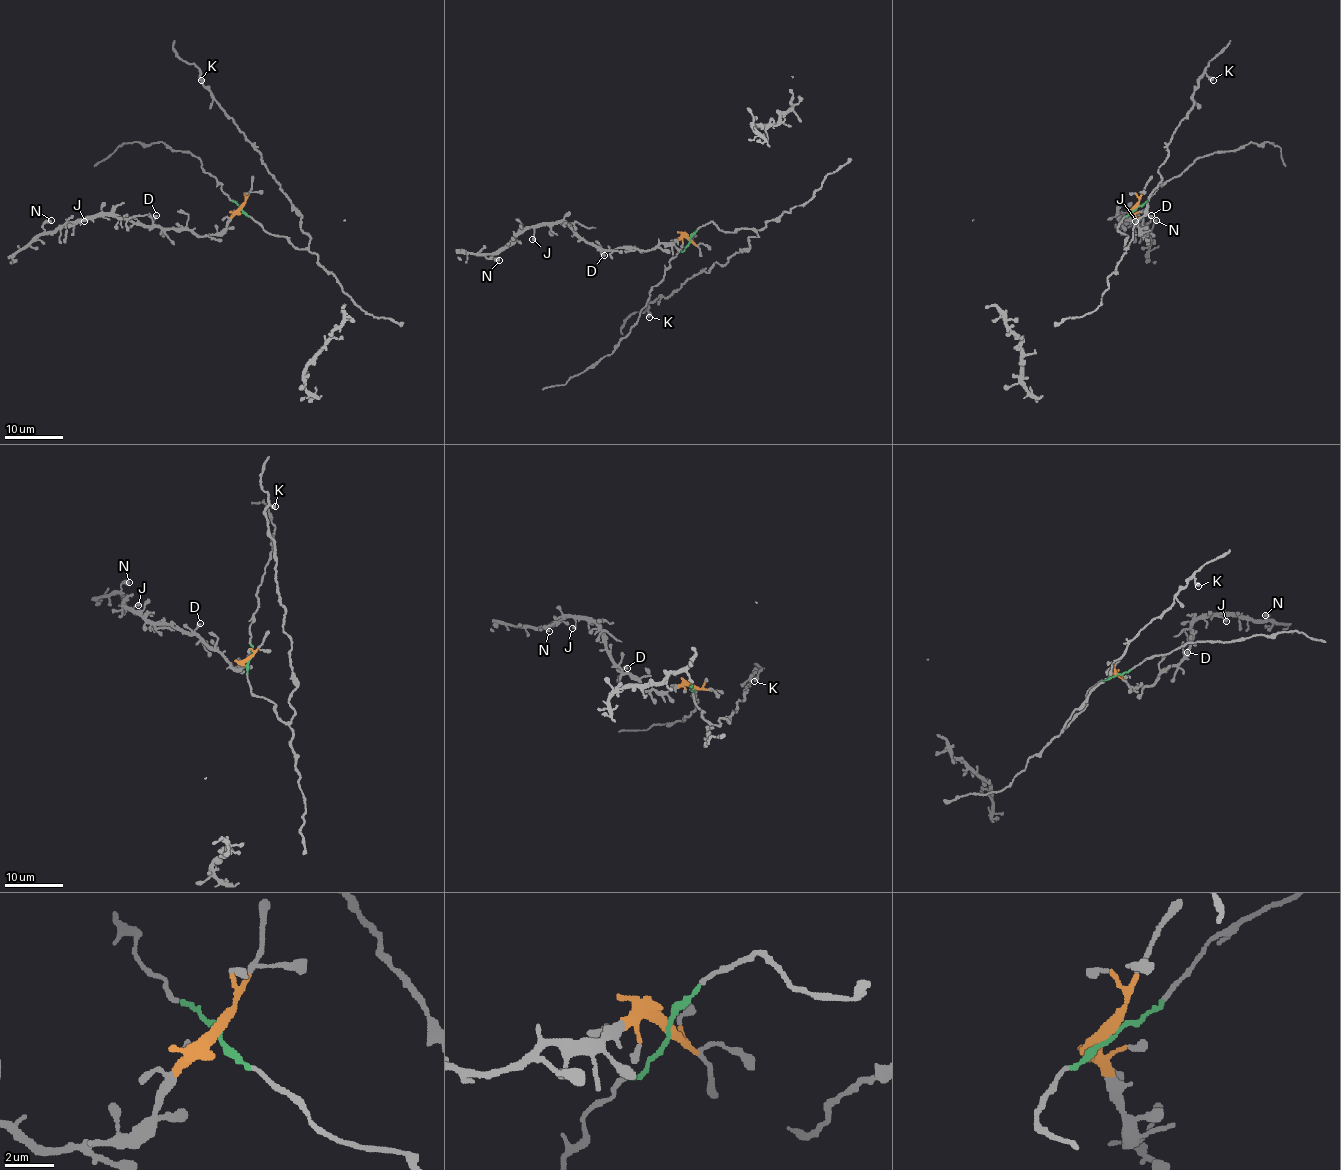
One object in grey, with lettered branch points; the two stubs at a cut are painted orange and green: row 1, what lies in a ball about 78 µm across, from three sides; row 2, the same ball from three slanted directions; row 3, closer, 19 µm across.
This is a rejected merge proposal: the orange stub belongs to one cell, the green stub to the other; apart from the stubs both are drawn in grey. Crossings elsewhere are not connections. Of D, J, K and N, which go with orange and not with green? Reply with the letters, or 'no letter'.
D, J, N

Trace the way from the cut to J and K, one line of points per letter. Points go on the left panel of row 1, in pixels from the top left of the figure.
J: (241, 207), (221, 231), (202, 235), (194, 235), (187, 229), (136, 225), (114, 215), (92, 215), (85, 221)
K: (241, 207), (272, 235), (285, 237), (298, 248), (309, 245), (300, 212), (203, 85), (200, 73), (200, 80)

